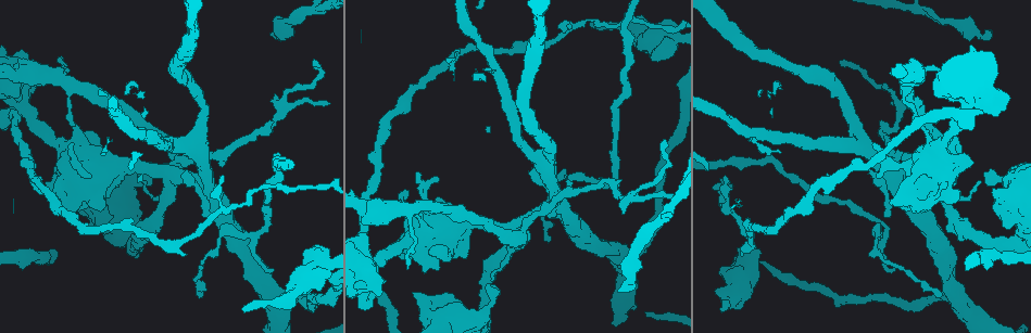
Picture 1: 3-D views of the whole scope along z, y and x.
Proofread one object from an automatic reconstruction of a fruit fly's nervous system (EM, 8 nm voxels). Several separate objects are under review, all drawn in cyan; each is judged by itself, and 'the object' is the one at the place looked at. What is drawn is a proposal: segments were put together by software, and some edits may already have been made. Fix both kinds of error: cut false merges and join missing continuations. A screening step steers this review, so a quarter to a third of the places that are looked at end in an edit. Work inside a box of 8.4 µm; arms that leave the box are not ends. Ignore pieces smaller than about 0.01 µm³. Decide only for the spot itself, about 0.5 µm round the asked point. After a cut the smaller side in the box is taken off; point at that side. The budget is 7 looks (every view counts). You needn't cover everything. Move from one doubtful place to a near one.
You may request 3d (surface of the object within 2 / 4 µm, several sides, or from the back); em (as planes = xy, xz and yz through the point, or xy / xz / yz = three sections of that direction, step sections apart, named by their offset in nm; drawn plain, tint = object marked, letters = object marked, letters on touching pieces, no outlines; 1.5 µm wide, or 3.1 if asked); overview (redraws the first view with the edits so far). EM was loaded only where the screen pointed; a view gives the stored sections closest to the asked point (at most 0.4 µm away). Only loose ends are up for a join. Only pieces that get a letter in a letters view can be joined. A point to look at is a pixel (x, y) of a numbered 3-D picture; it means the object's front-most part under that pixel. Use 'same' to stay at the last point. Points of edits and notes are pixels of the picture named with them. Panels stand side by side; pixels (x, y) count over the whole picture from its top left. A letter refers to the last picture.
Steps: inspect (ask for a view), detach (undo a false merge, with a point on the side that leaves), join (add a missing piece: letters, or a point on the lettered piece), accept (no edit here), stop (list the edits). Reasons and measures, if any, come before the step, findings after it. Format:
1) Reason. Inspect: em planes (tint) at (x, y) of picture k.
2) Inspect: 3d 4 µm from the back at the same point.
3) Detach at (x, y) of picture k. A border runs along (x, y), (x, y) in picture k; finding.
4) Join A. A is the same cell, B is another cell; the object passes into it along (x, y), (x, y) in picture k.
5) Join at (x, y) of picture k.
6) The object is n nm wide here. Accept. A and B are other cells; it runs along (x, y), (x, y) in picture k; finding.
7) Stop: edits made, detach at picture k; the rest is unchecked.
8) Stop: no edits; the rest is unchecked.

Branch stops here. Inspect: 3d 4 µm at (272, 33) of picture 1.

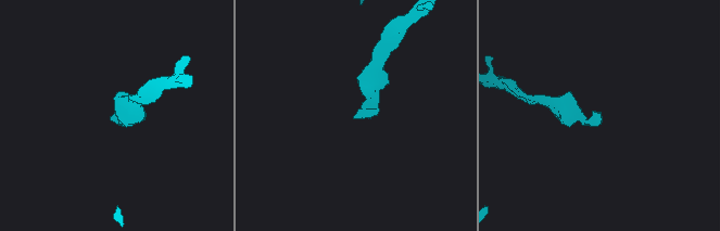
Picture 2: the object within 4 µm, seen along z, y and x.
Now the EM. Inspect: em xz step 4 (letters) at (112, 120) of picture 2.

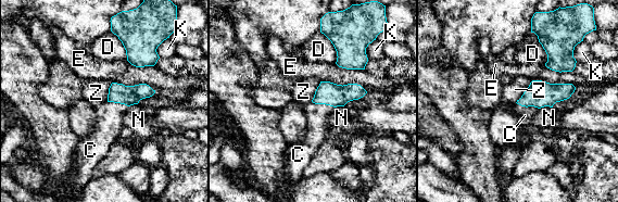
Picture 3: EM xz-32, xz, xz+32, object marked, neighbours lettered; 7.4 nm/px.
Cut it another way. Inspect: em planes (letters) at the same point.

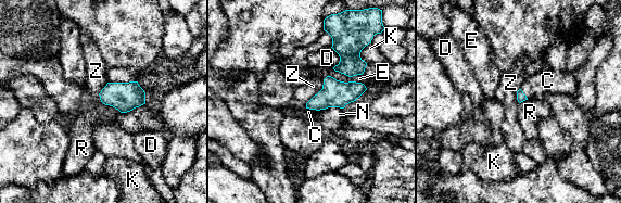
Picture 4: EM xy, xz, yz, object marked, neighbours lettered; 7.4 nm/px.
Join C. C is the same cell, D, E, K, N, R and Z are other cells; the object passes into it along (521, 97), (524, 94), (547, 80) in picture 4; the neuron continues.

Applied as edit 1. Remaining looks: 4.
Inspect: overview.

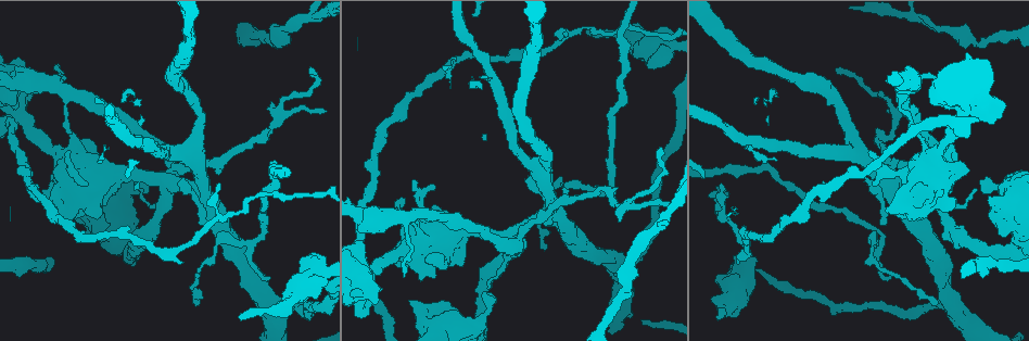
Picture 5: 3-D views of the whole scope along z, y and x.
Thick end. Inspect: 3d 2 µm at (375, 304) of picture 5.

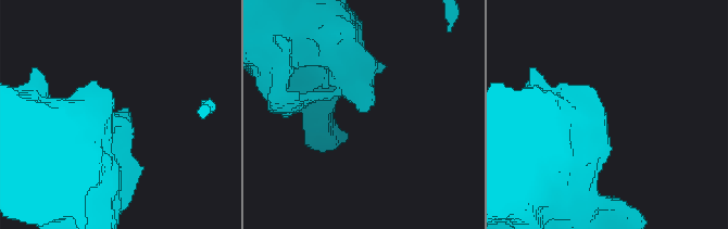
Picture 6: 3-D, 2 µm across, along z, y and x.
Inspect: em yz step 8 (plain) at (118, 119) of picture 6.

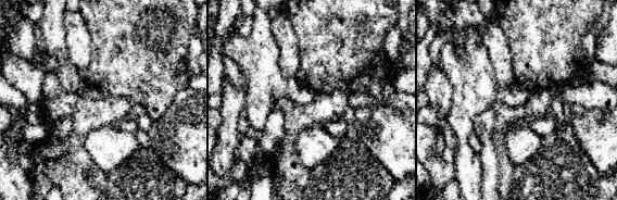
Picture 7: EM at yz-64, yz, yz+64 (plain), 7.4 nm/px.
See the neighbours. Inspect: em yz step 8 (letters) at the same point.

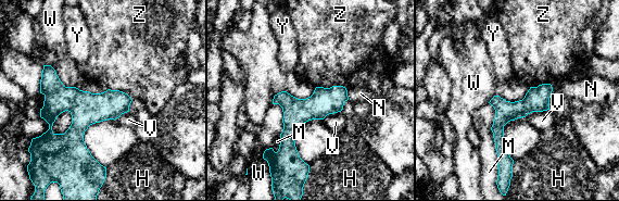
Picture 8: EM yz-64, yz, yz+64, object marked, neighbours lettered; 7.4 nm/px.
Accept. H, M, N, V, W, Y and Z are other cells; it runs along (46, 67), (77, 111), (77, 148), (88, 160) in picture 8; no lettered piece goes on from it.

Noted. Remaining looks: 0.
Stop: edits made, join at picture 4; the rest is unchecked.

